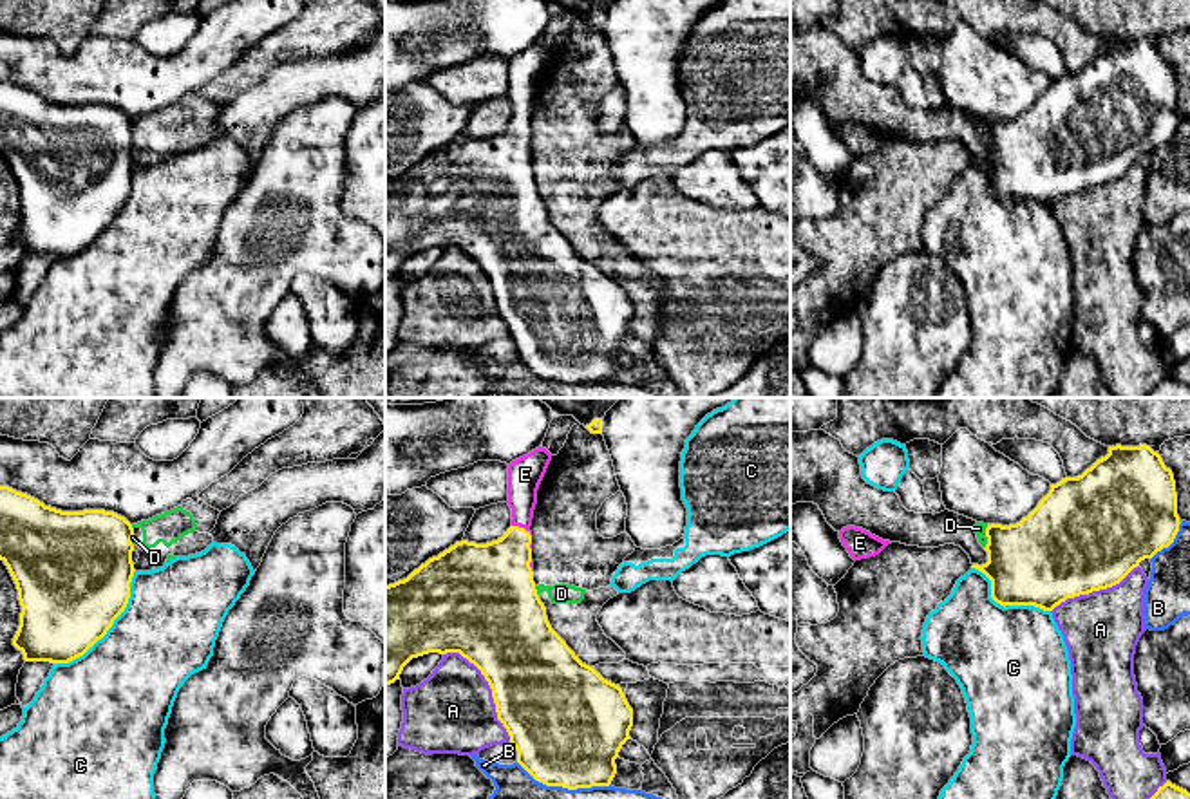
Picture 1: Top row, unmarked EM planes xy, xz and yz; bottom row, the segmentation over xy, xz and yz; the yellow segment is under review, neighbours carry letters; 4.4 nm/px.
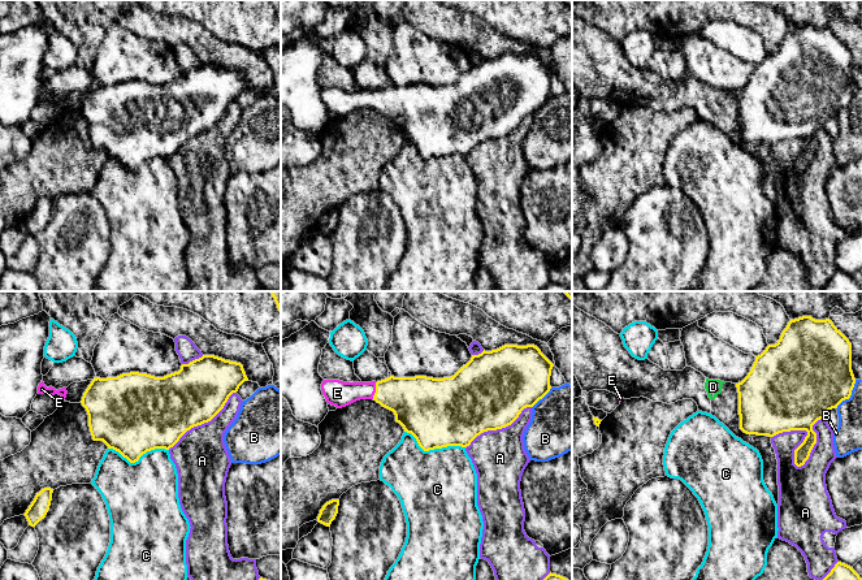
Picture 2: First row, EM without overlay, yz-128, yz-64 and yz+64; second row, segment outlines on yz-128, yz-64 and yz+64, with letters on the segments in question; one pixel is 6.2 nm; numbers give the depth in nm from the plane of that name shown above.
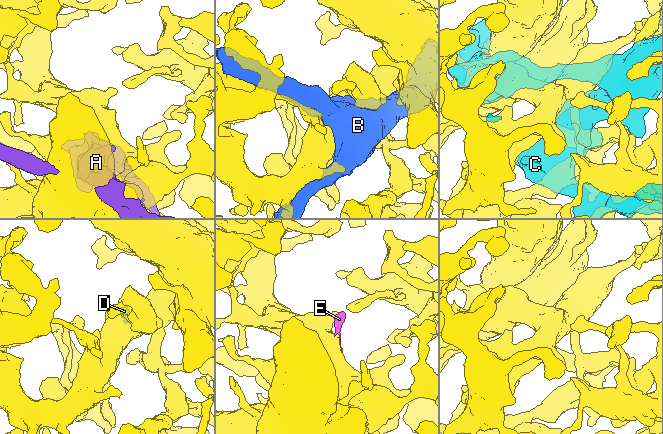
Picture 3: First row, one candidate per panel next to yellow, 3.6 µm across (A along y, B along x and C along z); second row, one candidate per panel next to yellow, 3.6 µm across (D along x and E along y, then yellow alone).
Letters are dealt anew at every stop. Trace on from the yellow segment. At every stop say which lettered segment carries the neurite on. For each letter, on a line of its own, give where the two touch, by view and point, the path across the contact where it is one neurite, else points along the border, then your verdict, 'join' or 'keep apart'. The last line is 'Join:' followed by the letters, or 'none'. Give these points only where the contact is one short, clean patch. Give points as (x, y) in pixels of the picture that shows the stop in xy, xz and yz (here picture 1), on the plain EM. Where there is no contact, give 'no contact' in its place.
A: meets yellow in xz at (491, 282); keep apart
B: meets yellow in xz at (565, 382); keep apart
C: meets yellow in xy at (111, 221); keep apart
D: meets yellow in yz at (986, 131); border along yz (988, 120), (984, 143); keep apart
E: meets yellow in xz at (521, 123); runs through xz (496, 172), (510, 152), (521, 123), (525, 69); join
Join: E

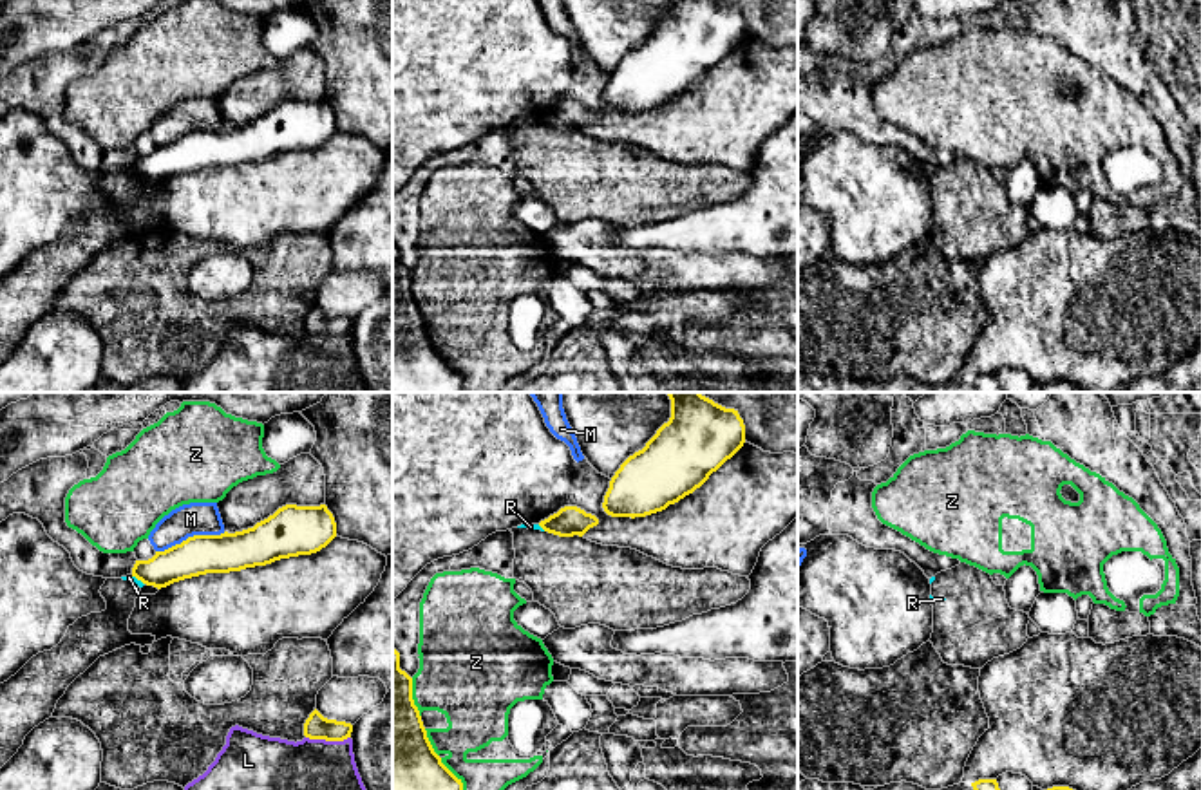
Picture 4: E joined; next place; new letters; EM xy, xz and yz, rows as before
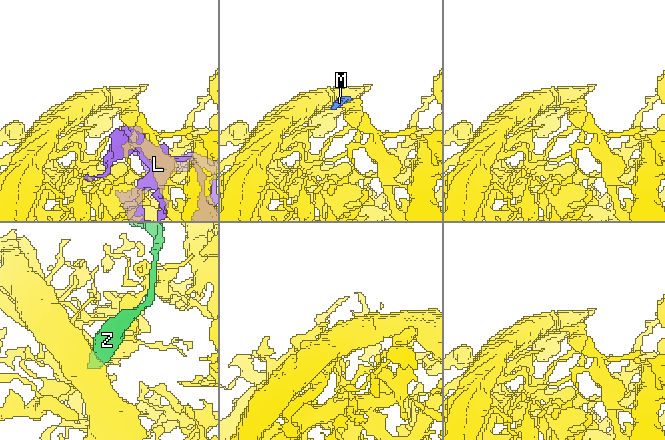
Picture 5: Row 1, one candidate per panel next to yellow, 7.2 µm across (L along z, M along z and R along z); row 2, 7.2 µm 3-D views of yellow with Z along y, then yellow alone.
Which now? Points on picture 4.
L: meets yellow in xy at (328, 335); keep apart
M: meets yellow in xy at (190, 132); border along xy (225, 127), (194, 129), (156, 147); keep apart
R: meets yellow in xy at (138, 174); border along xy (131, 170), (143, 179); keep apart
Z: meets yellow in xz at (442, 358); keep apart
Join: none

